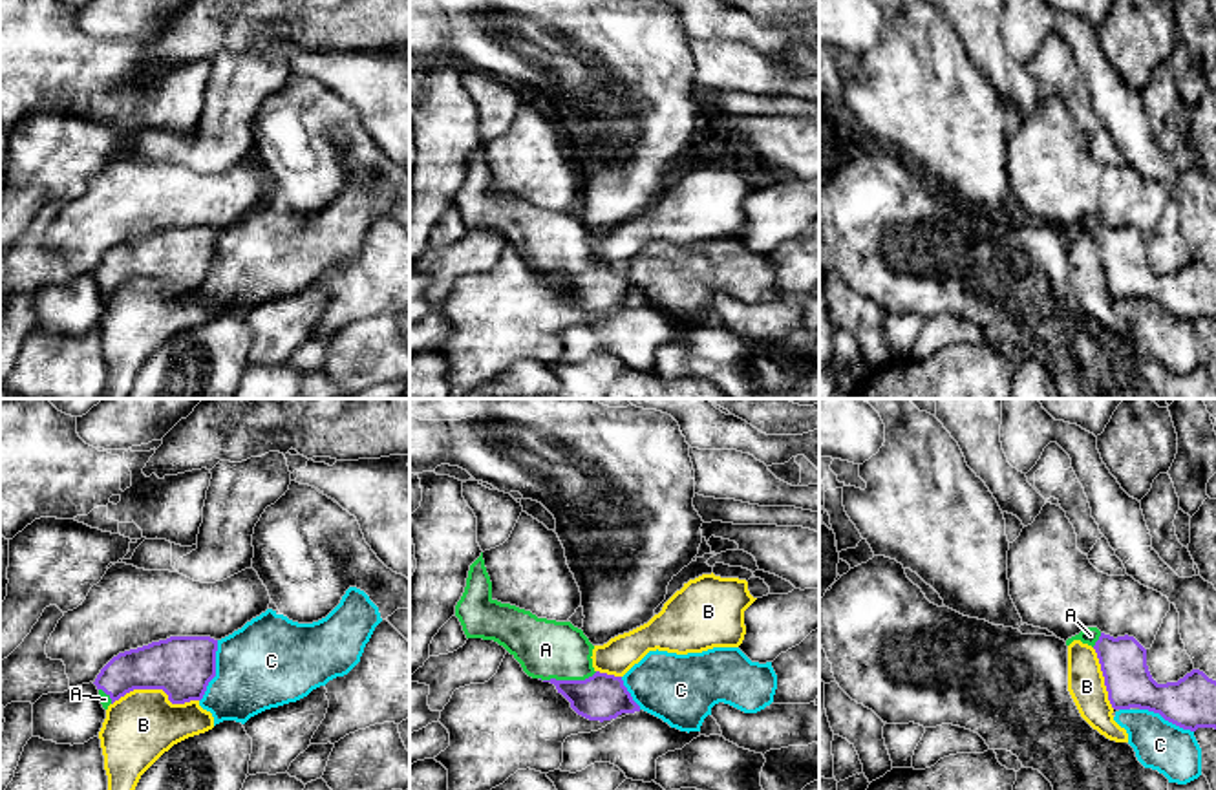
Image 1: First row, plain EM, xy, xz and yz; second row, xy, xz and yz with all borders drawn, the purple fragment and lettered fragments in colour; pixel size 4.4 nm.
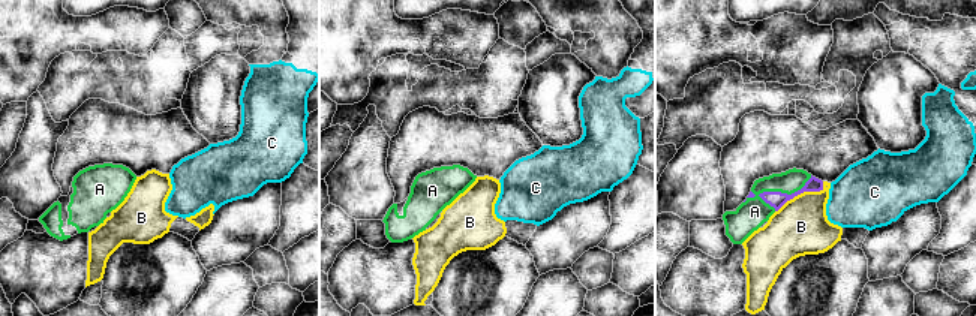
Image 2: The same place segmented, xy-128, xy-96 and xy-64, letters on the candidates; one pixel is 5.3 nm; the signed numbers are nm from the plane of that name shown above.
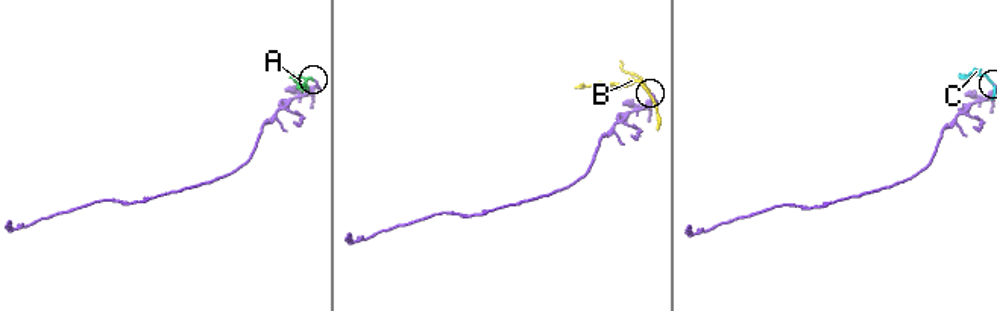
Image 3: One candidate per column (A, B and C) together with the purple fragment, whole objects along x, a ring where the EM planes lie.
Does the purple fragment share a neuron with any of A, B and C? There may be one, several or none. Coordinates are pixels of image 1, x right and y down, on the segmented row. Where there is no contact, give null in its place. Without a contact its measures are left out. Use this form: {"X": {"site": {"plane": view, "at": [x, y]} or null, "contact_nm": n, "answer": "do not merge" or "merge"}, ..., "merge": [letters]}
{"A": {"site": {"plane": "xz", "at": [567, 681]}, "contact_nm": 260, "answer": "merge"}, "B": {"site": {"plane": "xy", "at": [156, 688]}, "contact_nm": 380, "answer": "do not merge"}, "C": {"site": {"plane": "xy", "at": [214, 672]}, "contact_nm": 280, "answer": "do not merge"}, "merge": ["A"]}

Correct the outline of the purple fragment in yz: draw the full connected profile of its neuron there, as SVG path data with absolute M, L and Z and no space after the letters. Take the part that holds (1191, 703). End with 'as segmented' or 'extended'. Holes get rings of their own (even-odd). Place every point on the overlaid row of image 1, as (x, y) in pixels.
M1086 627L1079 635L1066 640L1070 646L1073 640L1081 640L1095 649L1108 700L1114 710L1148 710L1159 713L1165 721L1196 731L1198 728L1216 730L1216 680L1209 678L1203 671L1192 669L1178 682L1157 684L1147 666L1147 649L1134 636L1110 636L1097 627Z | extended

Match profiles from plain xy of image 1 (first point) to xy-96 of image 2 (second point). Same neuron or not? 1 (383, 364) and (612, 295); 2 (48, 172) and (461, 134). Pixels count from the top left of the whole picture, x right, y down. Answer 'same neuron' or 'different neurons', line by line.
1: different neurons
2: different neurons

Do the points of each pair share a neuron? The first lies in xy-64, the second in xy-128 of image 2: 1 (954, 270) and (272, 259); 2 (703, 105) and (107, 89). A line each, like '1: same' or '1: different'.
1: different
2: same

